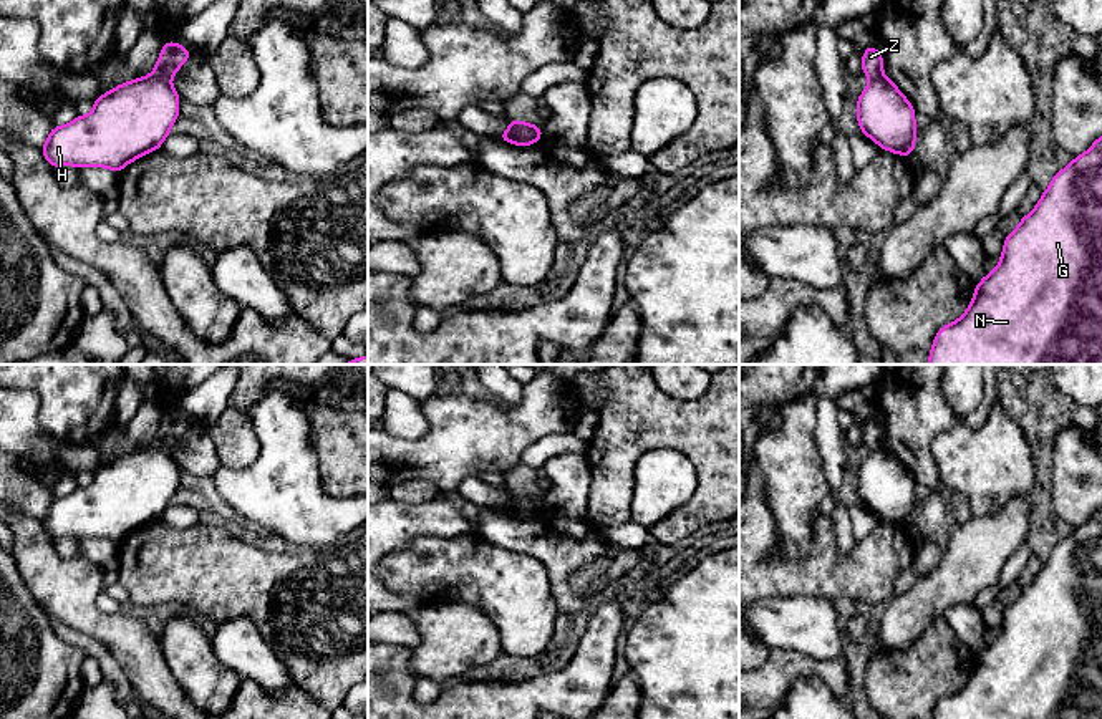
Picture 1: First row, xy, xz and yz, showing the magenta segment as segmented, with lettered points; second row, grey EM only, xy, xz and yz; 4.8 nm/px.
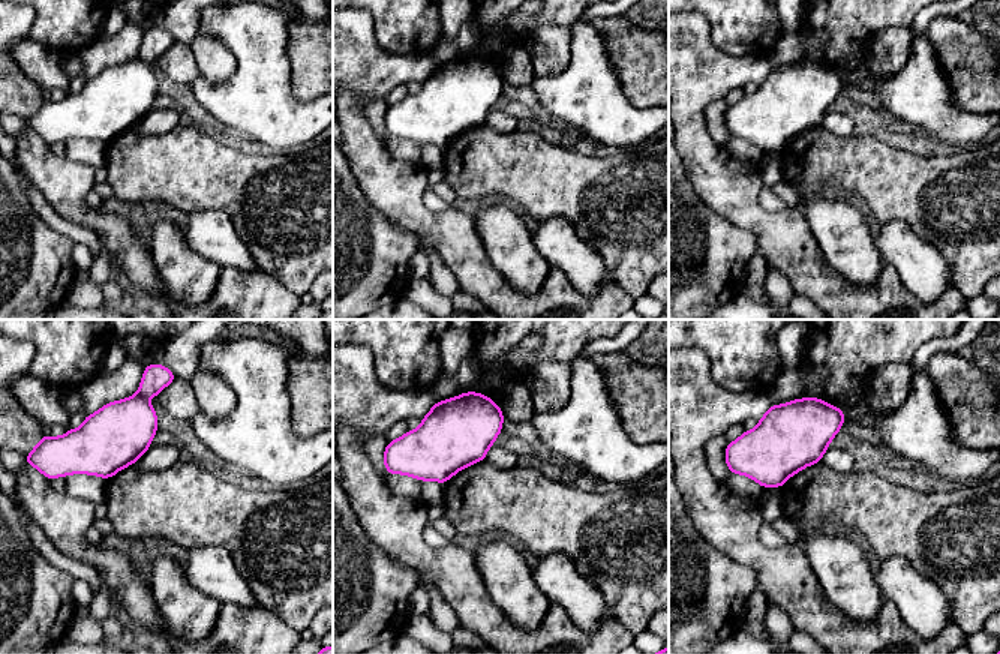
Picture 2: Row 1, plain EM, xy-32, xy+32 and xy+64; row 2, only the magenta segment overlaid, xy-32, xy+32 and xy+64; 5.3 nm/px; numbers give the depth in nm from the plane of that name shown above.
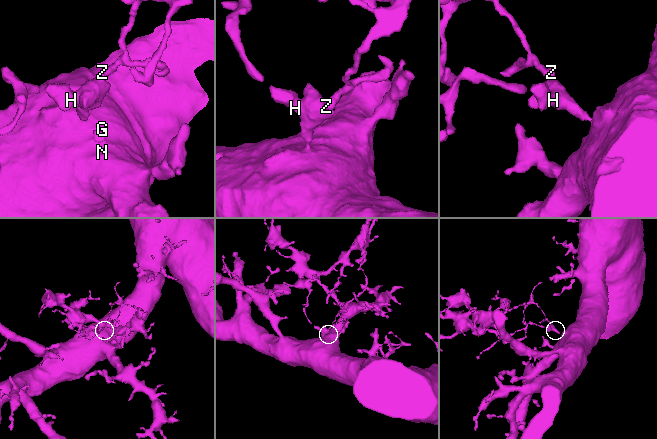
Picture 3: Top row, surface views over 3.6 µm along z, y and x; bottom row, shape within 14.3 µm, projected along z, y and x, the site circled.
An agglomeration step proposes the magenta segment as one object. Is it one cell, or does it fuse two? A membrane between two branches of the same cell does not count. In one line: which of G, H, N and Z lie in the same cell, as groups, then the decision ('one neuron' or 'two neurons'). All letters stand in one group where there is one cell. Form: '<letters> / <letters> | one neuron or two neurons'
G H N / Z | two neurons

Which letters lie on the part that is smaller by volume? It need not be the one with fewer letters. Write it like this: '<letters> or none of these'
Z

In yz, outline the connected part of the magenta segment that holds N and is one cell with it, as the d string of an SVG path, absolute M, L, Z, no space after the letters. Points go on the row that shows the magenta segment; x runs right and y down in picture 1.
M1102 136L1089 151L1061 169L1029 215L1004 239L998 267L976 283L968 310L938 330L928 355L930 364L1102 364Z

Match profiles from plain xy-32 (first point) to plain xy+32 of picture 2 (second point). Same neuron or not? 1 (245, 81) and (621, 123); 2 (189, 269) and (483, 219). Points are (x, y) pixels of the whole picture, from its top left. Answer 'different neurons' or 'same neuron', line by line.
1: same neuron
2: same neuron

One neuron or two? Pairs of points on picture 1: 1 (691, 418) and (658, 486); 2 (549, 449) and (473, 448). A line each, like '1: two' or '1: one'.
1: two
2: two

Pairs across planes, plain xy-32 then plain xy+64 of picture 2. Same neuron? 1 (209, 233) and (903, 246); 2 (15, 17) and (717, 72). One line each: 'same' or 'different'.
1: same
2: same

